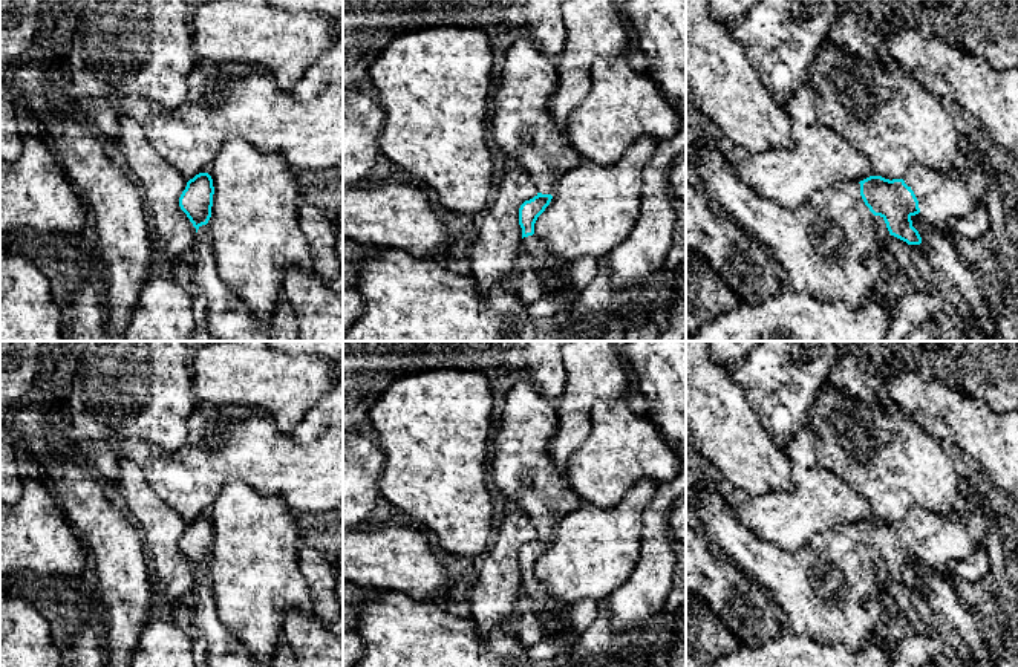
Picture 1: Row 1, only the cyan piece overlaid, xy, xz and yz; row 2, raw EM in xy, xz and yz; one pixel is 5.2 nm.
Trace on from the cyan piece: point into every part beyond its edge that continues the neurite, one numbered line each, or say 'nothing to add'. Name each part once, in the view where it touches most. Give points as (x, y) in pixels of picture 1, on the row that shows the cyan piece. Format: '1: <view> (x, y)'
1: yz (942, 196)
2: yz (830, 247)

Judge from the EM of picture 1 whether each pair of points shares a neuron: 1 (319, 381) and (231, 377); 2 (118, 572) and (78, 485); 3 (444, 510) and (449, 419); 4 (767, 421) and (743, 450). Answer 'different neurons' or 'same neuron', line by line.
1: same neuron
2: same neuron
3: same neuron
4: different neurons

